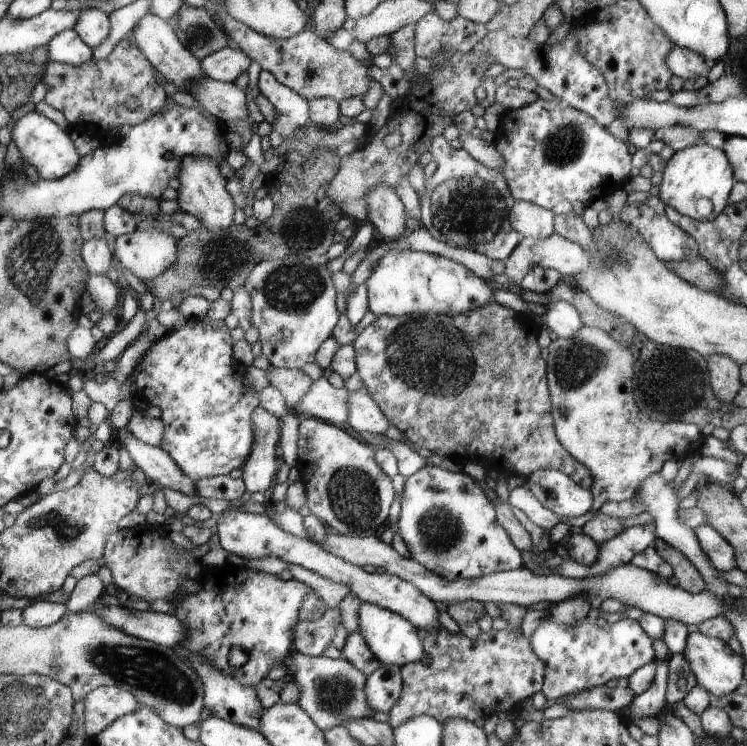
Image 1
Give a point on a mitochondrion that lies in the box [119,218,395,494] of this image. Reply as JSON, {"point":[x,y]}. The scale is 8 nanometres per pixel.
{"point":[293,287]}

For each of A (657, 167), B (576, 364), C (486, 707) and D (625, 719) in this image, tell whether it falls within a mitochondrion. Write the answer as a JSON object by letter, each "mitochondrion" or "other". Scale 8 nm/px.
{"A":"other","B":"mitochondrion","C":"other","D":"other"}

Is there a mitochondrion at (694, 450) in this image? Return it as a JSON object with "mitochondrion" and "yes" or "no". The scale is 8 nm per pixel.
{"mitochondrion":"no"}

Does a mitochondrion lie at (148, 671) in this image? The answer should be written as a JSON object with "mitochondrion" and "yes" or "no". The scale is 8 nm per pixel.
{"mitochondrion":"yes"}

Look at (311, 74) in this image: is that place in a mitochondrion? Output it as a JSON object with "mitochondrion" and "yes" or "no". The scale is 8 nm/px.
{"mitochondrion":"yes"}

